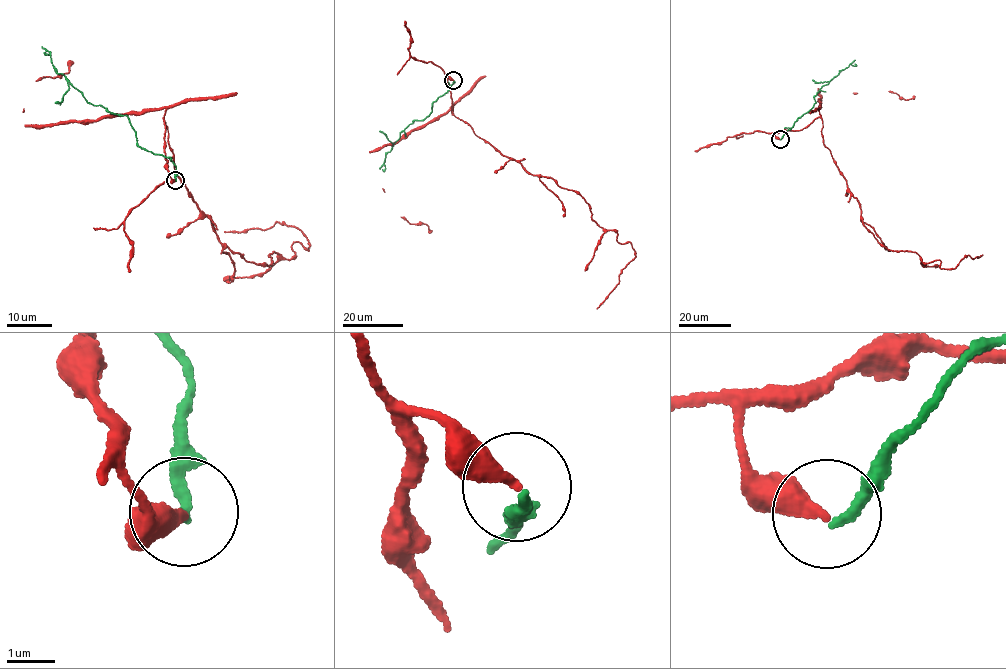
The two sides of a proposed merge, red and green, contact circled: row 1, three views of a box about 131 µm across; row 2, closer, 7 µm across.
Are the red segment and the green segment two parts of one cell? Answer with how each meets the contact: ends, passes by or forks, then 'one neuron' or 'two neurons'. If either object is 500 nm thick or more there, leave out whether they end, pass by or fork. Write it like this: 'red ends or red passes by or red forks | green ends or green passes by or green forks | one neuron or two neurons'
red ends | green ends | two neurons

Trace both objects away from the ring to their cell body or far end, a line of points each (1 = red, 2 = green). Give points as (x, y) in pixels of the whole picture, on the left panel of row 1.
1: (176, 179), (164, 122), (217, 238), (268, 266), (310, 245), (277, 221), (224, 232)
2: (176, 180), (175, 166), (169, 159), (137, 144), (129, 118), (92, 105), (55, 70), (50, 54), (43, 53)

